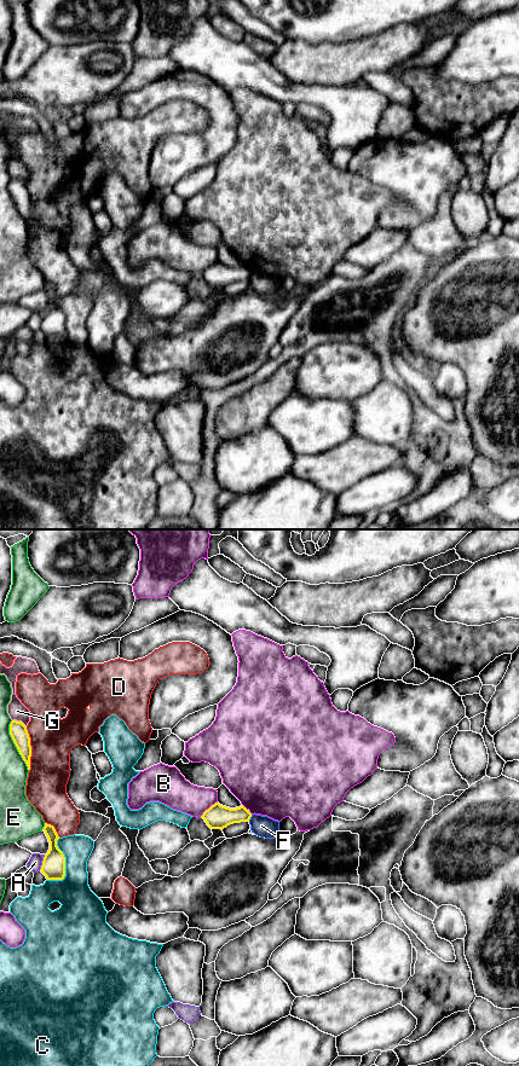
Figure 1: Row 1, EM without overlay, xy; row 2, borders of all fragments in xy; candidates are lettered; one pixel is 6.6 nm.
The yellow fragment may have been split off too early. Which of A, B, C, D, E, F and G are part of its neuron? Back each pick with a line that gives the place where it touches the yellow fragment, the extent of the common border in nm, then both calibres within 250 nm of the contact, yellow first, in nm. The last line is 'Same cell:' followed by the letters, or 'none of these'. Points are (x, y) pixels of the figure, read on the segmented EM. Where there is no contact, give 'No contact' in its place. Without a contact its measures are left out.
Same cell: none of these

